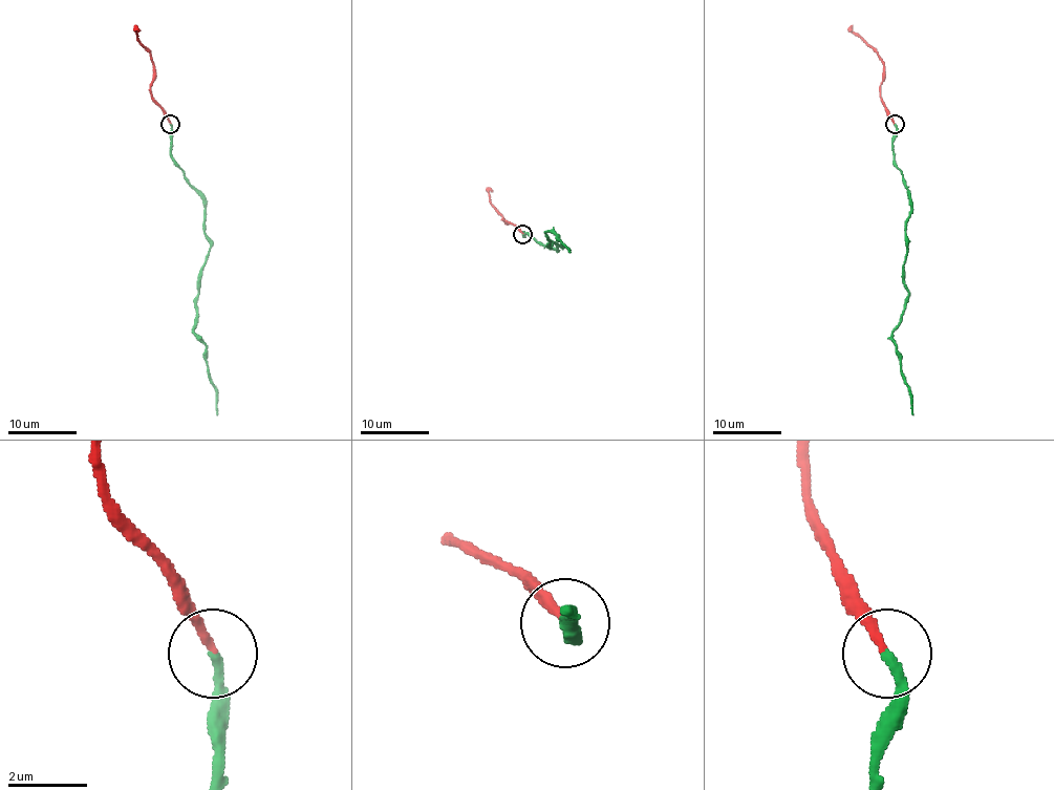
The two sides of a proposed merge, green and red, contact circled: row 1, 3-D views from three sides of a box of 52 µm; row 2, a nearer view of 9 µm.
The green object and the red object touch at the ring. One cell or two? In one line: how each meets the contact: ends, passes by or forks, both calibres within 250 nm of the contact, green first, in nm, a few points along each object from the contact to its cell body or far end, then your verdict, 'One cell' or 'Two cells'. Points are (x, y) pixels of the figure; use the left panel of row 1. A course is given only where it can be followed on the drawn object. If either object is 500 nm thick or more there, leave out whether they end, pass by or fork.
At the ring green ends. At the ring red ends. Thickness 240 nm (green) against 200 nm. Course of green: (171, 123), (172, 161), (203, 200), (210, 249), (199, 278), (195, 335), (205, 345), (217, 415). Course of red: (171, 123), (164, 108), (152, 95), (152, 55), (137, 41), (137, 28). One cell

